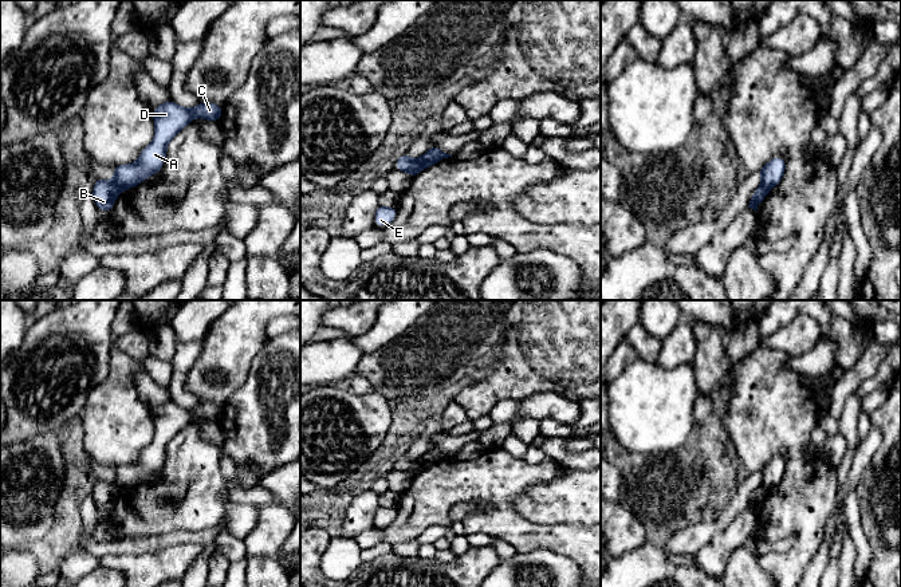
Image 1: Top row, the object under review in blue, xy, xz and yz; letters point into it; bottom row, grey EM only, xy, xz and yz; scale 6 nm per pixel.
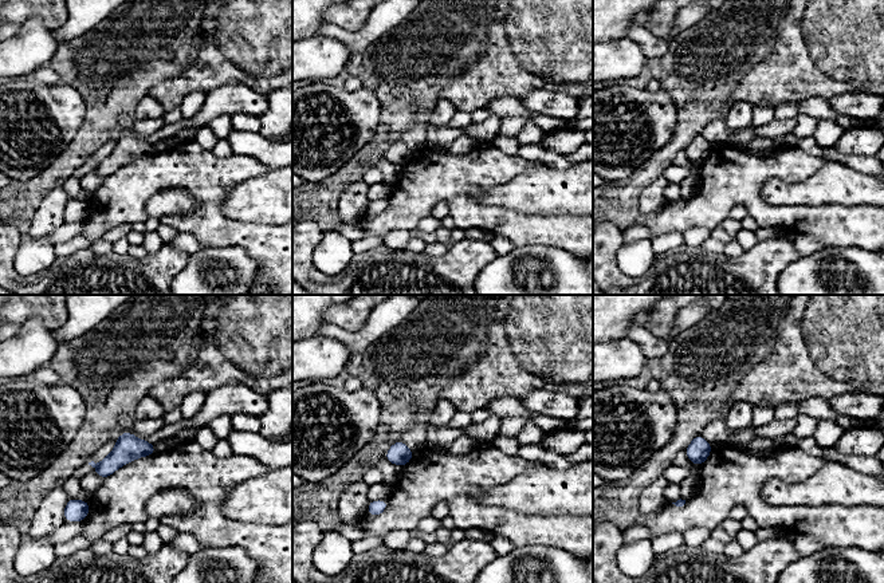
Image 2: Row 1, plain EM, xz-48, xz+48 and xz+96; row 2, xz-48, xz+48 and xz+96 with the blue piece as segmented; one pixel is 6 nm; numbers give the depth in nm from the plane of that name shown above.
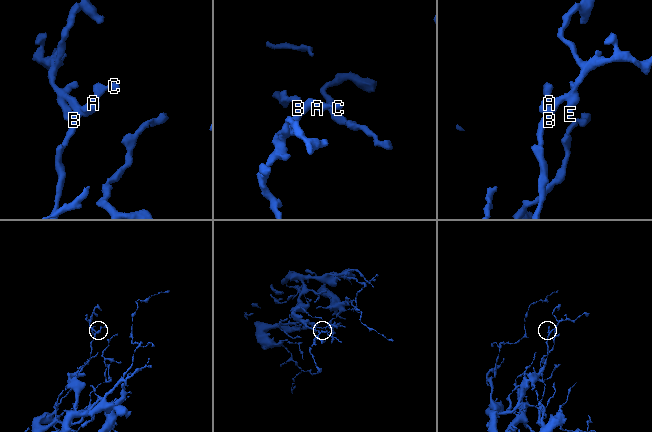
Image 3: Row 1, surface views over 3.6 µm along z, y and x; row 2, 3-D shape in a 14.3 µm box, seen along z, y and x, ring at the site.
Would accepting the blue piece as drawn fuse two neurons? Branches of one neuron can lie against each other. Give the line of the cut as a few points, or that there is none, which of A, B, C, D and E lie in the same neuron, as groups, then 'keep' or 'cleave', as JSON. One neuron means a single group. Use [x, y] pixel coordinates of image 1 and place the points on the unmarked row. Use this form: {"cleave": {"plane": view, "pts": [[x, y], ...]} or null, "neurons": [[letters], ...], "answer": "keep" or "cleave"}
{"cleave": {"plane": "xz", "pts": [[417, 460], [408, 471]]}, "neurons": [["A", "C", "D", "E"], ["B"]], "answer": "cleave"}

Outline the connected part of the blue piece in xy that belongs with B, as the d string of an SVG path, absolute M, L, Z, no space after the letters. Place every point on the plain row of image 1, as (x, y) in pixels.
M97 478L94 484L93 497L95 505L101 511L111 512L115 499L119 496L121 489L114 484Z

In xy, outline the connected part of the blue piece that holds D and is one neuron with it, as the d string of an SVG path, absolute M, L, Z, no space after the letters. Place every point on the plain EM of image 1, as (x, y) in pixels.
M173 401L165 402L153 410L156 423L156 437L153 442L143 448L137 462L130 465L115 465L113 484L121 491L134 488L149 476L157 474L164 466L168 444L193 418L219 422L223 406L202 402L194 409L184 409Z

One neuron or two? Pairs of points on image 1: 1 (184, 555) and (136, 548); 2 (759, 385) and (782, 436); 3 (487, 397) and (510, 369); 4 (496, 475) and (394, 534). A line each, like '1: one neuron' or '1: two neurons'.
1: two neurons
2: one neuron
3: one neuron
4: one neuron

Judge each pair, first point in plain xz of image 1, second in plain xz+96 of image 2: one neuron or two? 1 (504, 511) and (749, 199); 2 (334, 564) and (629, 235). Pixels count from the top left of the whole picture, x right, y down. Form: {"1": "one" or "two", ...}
{"1": "one", "2": "two"}

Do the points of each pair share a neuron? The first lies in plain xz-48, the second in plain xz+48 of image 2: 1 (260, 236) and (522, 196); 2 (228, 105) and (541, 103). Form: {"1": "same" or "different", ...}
{"1": "different", "2": "same"}

